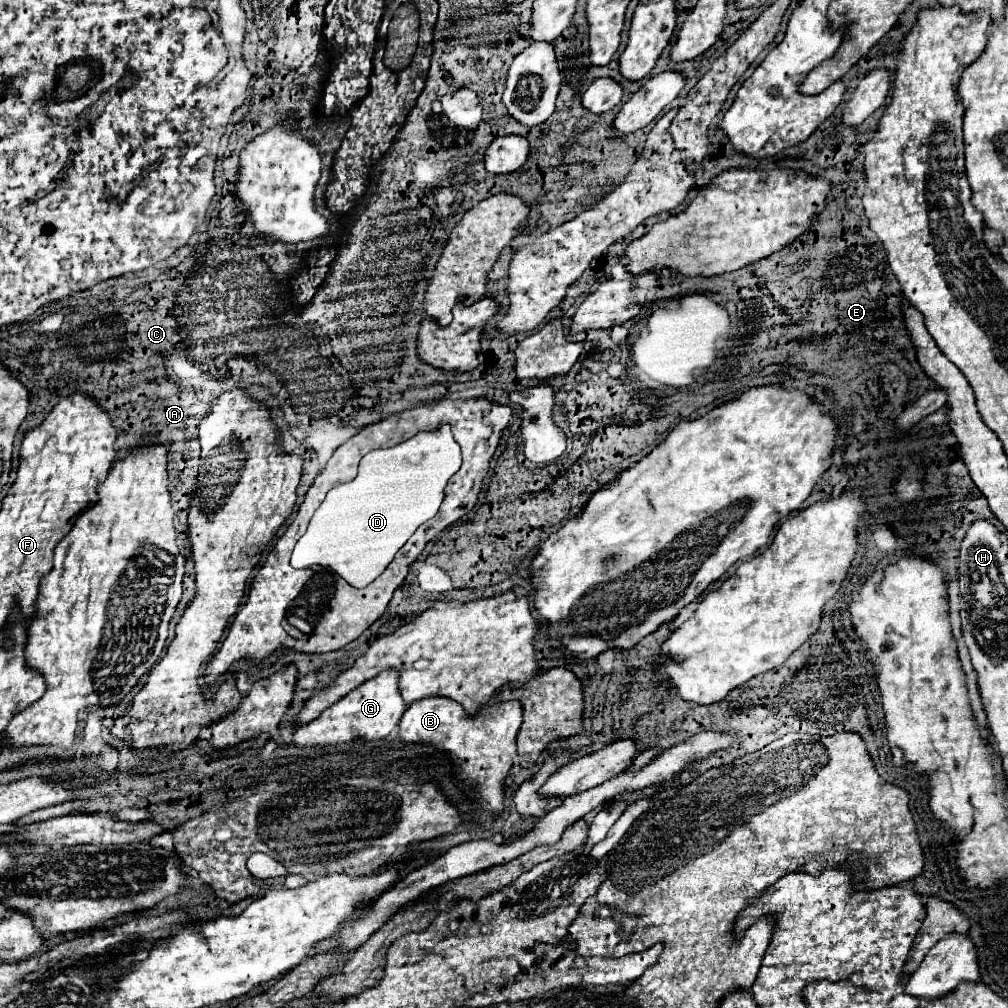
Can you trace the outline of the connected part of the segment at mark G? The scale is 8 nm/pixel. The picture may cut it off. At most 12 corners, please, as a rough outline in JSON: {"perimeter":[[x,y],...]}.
{"perimeter":[[399,674],[363,682],[297,726],[297,746],[379,740],[405,712]]}

